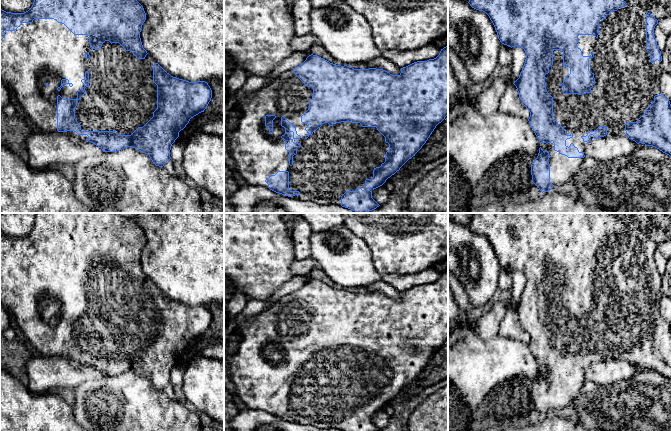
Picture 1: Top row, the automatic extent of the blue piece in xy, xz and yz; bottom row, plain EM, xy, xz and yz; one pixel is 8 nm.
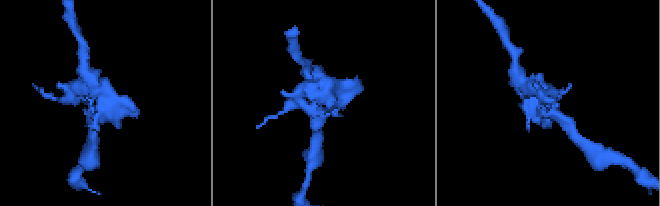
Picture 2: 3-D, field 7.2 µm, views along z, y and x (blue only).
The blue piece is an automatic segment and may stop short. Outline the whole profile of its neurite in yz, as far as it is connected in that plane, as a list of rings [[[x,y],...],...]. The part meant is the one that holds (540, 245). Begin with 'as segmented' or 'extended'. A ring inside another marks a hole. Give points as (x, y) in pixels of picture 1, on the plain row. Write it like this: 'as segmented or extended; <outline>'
extended; [[[475,213],[468,227],[472,232],[483,235],[489,240],[502,268],[511,272],[521,271],[526,277],[520,300],[513,308],[517,312],[522,328],[530,336],[528,345],[541,367],[538,380],[531,388],[531,399],[532,406],[542,417],[571,404],[584,384],[587,368],[606,359],[626,360],[637,368],[653,370],[671,381],[671,328],[659,314],[659,300],[663,295],[662,280],[654,260],[658,244],[653,239],[629,229],[611,213]]]

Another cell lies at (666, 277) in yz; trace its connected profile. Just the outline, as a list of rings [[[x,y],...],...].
[[[671,258],[667,260],[666,271],[661,276],[662,285],[661,291],[662,294],[671,299]]]

